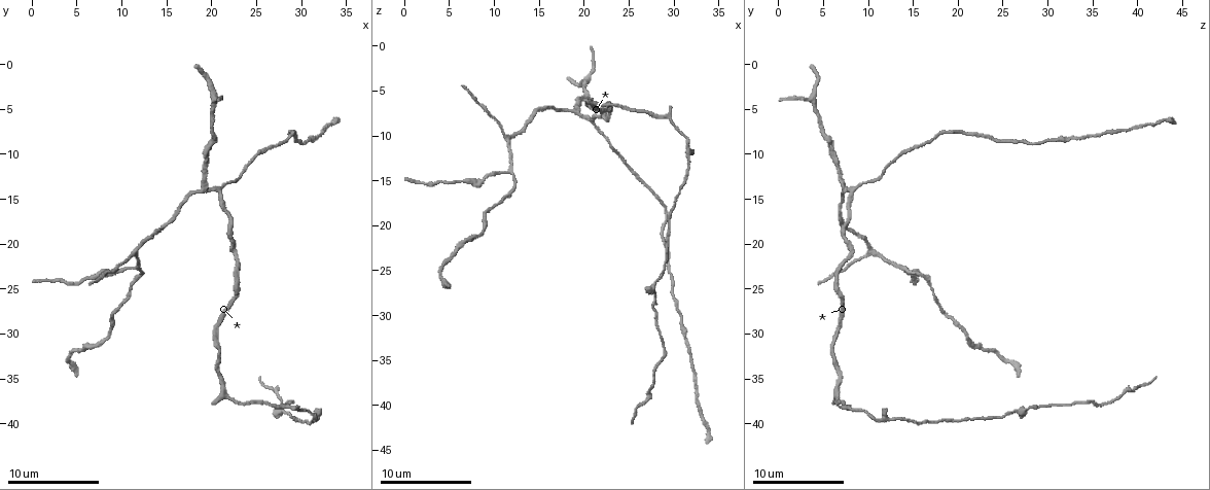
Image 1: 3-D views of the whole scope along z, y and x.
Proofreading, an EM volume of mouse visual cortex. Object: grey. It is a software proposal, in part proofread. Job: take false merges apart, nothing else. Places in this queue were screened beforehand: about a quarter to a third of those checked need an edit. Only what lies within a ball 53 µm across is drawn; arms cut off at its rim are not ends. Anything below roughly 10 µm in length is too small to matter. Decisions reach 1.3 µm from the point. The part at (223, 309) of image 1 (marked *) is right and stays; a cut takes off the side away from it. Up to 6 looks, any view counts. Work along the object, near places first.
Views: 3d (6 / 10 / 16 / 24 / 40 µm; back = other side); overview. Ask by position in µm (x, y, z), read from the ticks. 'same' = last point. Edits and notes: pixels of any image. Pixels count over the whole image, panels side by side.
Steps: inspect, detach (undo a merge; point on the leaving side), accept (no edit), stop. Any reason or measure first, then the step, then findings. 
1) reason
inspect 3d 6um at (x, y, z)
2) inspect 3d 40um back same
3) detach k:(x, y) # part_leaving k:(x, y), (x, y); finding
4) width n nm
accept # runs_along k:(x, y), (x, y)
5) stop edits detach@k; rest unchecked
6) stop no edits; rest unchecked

a fork
inspect 3d 10um at (20.8, 13.8, 8.2)

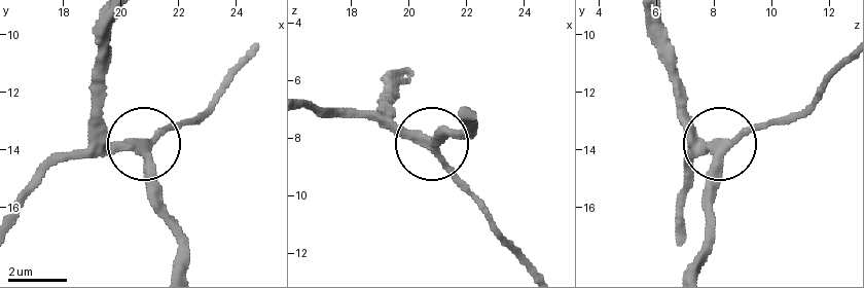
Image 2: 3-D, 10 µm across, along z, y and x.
inspect 3d 10um back at (20.9, 13.9, 8.4)

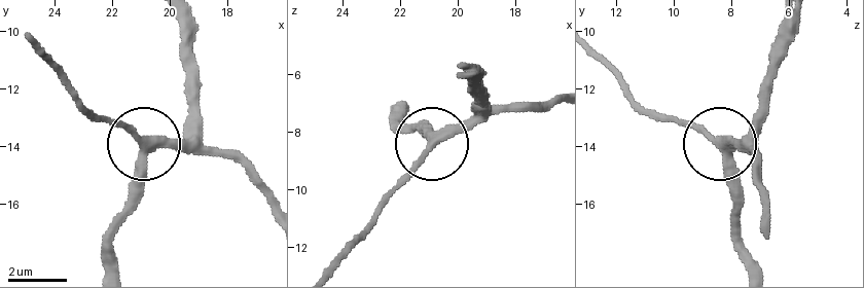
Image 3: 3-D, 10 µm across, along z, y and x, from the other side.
arms 3
accept # runs_along 3:(108, 271), (108, 248), (140, 152), (152, 145), (201, 145); continuous, no second cell

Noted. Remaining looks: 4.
sudden change in width
inspect 3d 10um at (16.2, 16.0, 6.6)

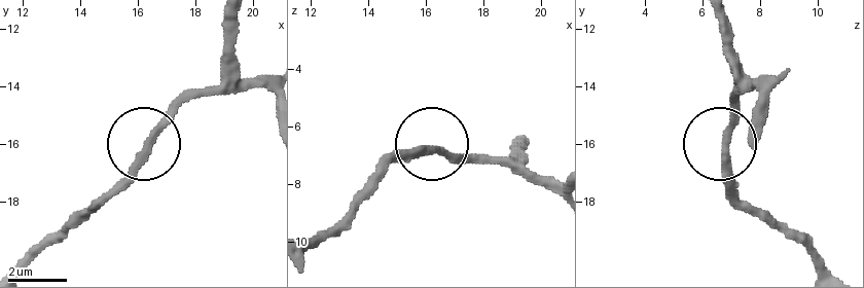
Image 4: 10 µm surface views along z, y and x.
accept # runs_along 4:(271, 92), (234, 84), (196, 95), (96, 200); continuous, no second cell

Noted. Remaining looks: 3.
branch point
inspect 3d 6um at (12.0, 22.6, 14.2)

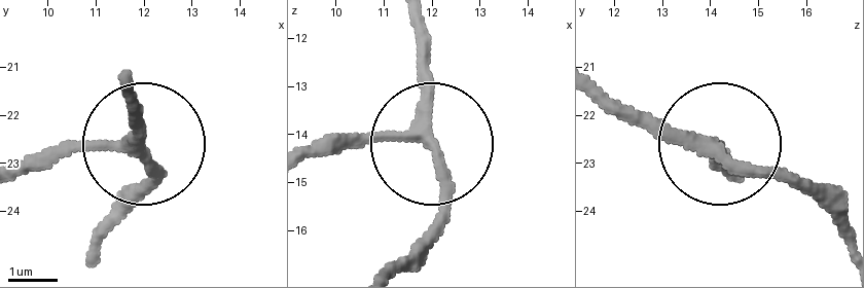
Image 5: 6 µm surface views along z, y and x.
accept # runs_along 5:(415, 21), (423, 140), (309, 144); continuous, no second cell

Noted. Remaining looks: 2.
stop no edits; rest unchecked

